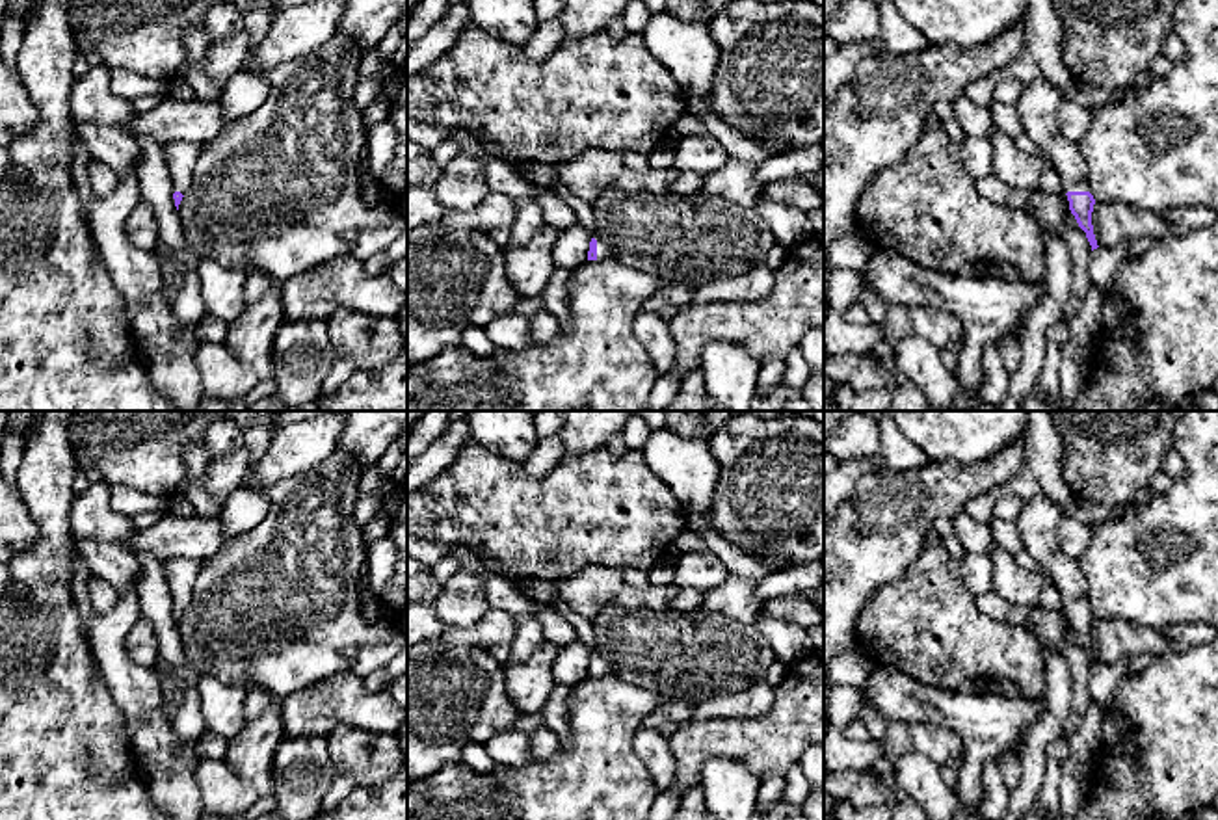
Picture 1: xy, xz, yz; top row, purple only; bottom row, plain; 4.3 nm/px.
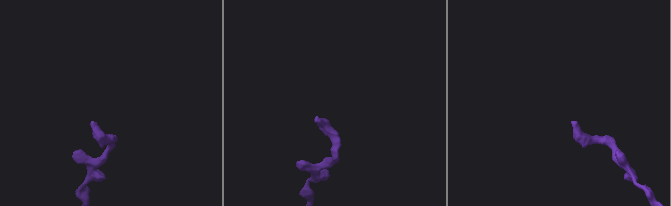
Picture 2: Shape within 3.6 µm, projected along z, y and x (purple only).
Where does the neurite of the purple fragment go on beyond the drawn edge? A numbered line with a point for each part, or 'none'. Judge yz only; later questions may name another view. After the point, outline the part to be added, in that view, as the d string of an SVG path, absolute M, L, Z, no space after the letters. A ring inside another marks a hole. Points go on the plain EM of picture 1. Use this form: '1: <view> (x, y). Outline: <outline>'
1: yz (1038, 521). Outline: M1045 496L1025 504L1017 519L1023 550L1051 575L1066 610L1090 608L1088 582L1082 567L1079 560L1069 558L1056 541L1056 526L1064 513L1064 508Z

